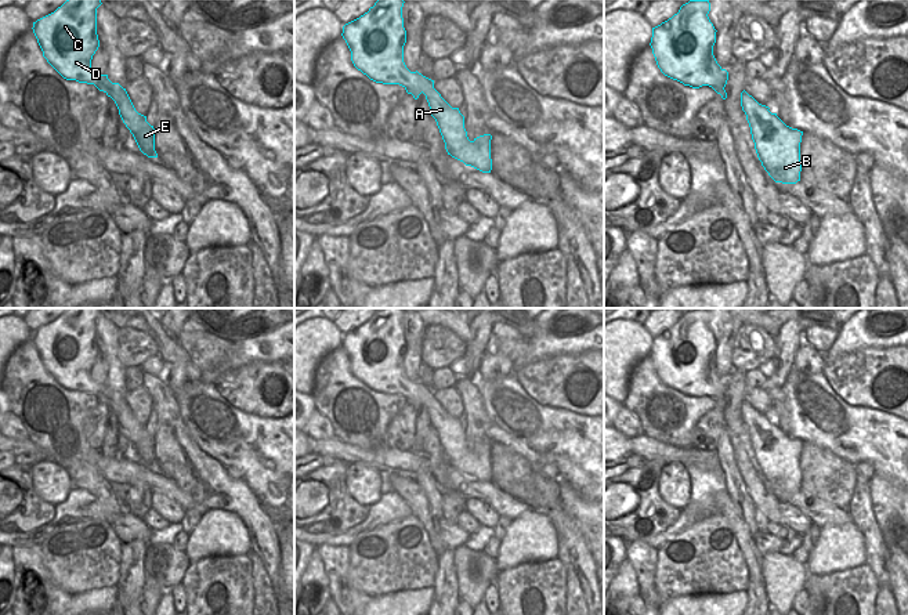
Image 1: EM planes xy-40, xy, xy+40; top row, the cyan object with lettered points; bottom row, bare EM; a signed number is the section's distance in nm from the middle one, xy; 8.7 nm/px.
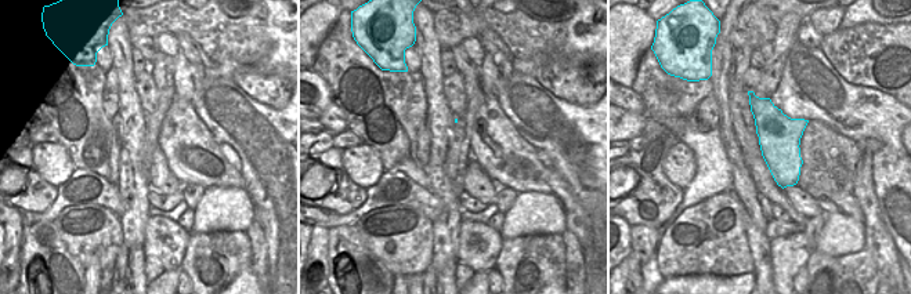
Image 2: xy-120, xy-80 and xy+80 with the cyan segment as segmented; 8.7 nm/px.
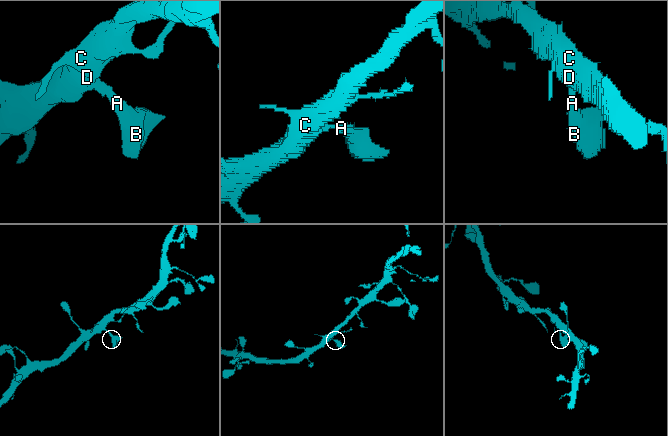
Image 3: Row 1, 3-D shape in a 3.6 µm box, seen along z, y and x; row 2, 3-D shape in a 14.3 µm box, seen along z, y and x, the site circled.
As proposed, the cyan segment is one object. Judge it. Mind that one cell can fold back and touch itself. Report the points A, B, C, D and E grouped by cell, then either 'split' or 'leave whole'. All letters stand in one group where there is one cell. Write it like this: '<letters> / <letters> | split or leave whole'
A B C D E | leave whole

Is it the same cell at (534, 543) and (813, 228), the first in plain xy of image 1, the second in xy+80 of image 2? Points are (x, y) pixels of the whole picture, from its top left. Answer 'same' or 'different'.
different

